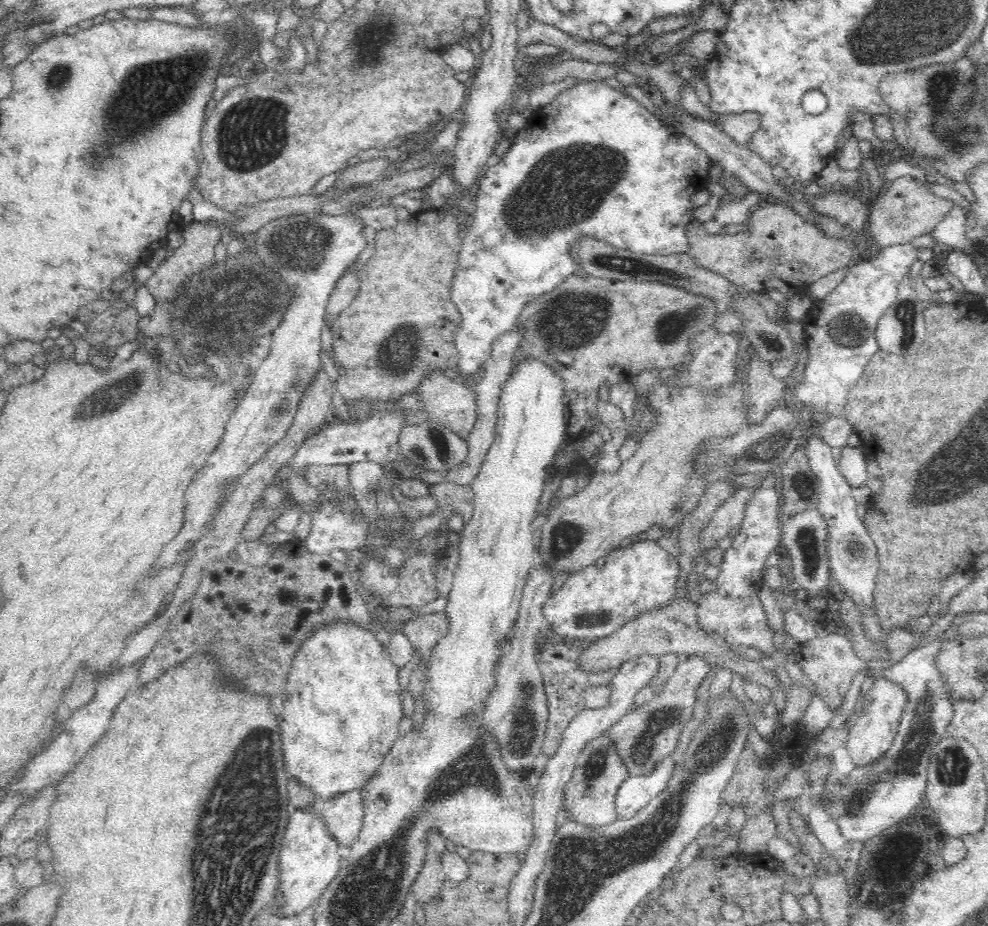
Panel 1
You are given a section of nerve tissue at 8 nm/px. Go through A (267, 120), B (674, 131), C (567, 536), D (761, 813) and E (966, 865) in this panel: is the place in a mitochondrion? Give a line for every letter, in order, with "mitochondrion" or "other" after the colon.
A: mitochondrion
B: other
C: mitochondrion
D: other
E: other

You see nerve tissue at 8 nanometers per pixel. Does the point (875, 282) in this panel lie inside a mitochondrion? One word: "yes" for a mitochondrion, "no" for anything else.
no

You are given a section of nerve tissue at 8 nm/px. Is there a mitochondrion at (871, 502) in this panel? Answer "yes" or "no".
no

